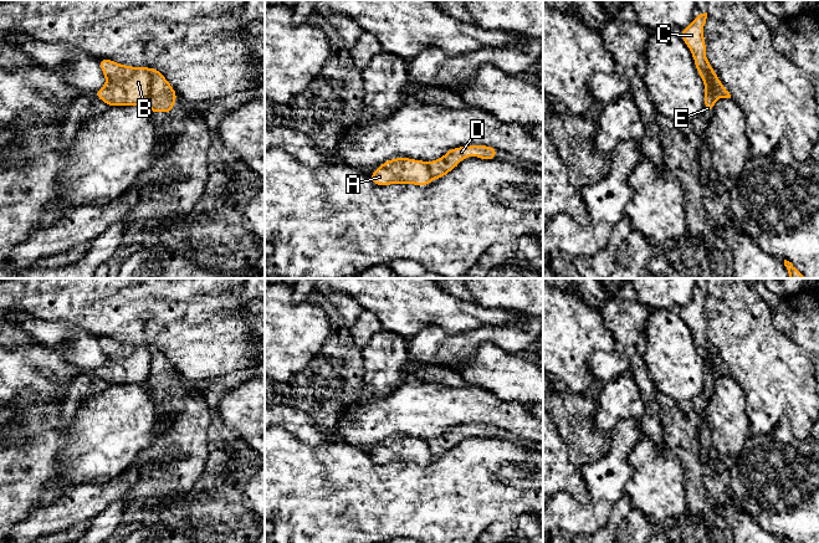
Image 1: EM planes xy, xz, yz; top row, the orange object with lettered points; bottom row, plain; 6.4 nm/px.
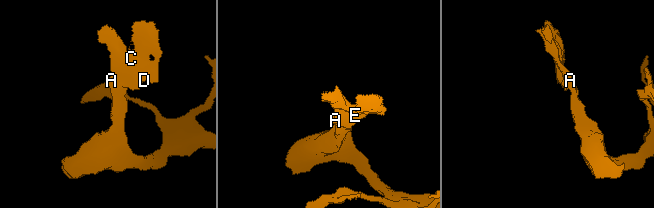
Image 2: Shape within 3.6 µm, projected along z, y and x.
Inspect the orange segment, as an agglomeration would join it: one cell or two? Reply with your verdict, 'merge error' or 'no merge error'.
merge error

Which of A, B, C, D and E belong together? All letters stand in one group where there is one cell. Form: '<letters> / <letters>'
A B / C D E

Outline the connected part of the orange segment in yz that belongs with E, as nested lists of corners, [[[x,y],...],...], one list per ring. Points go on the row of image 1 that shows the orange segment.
[[[707,12],[693,17],[692,24],[681,30],[680,36],[691,51],[695,60],[695,67],[705,83],[705,112],[712,113],[717,98],[710,77],[716,76],[716,72],[706,57],[706,41],[703,39],[706,19]]]

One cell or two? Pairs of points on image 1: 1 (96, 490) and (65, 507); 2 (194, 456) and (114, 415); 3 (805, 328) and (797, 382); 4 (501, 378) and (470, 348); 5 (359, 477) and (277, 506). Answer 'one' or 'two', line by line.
1: one
2: two
3: two
4: two
5: one

